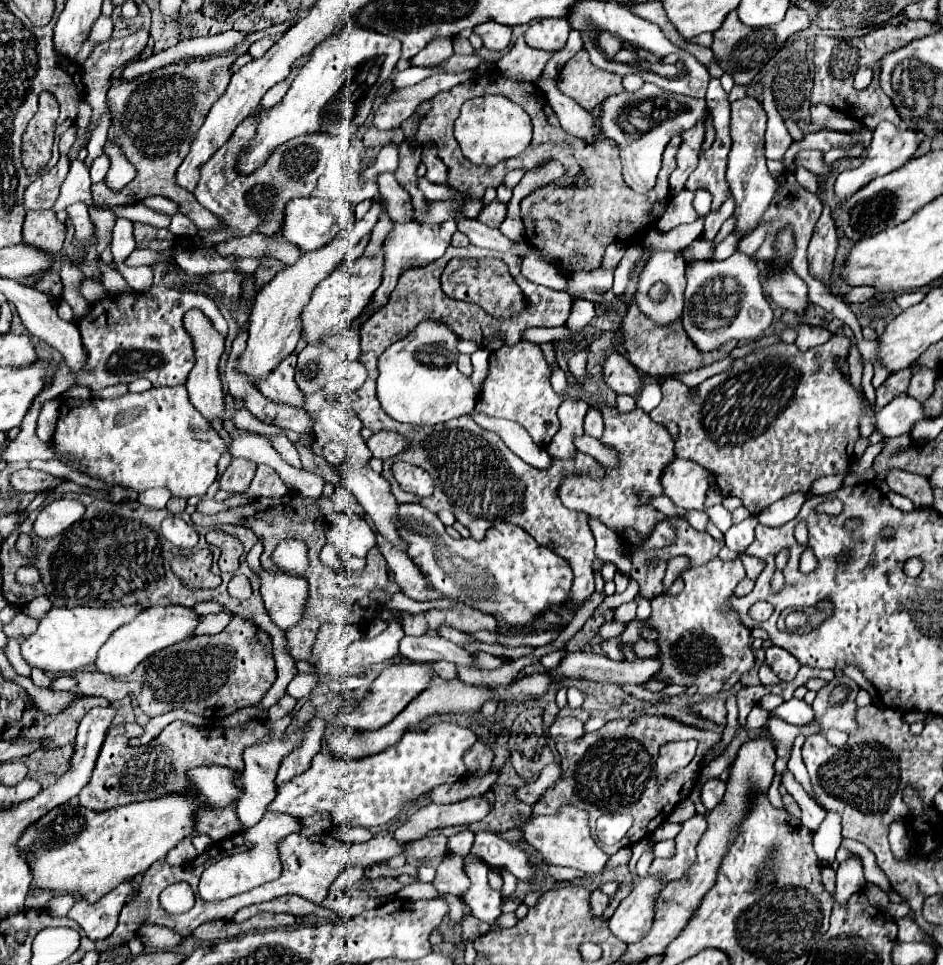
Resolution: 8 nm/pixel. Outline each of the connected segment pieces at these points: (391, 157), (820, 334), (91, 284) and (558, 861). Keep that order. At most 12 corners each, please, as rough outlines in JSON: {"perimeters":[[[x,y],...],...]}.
{"perimeters":[[[390,142],[380,150],[376,164],[364,178],[376,180],[380,172],[398,168],[398,148]],[[798,326],[796,346],[810,350],[826,344],[830,332],[820,326]],[[86,278],[82,282],[84,298],[94,304],[104,296],[104,286]],[[584,810],[526,818],[526,842],[548,864],[600,874],[608,856]]]}

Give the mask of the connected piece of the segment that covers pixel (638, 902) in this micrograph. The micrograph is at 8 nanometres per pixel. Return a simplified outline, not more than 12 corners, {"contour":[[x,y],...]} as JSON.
{"contour":[[640,878],[610,916],[610,932],[626,944],[646,936],[654,892],[664,884]]}

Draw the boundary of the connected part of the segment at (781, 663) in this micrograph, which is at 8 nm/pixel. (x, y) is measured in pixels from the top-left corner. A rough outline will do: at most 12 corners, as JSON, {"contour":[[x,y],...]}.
{"contour":[[778,646],[766,650],[766,662],[784,682],[792,680],[800,662]]}

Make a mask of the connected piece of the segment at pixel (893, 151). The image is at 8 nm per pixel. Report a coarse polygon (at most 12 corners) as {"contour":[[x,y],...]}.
{"contour":[[882,122],[864,162],[838,174],[836,196],[904,166],[920,146],[916,130]]}

